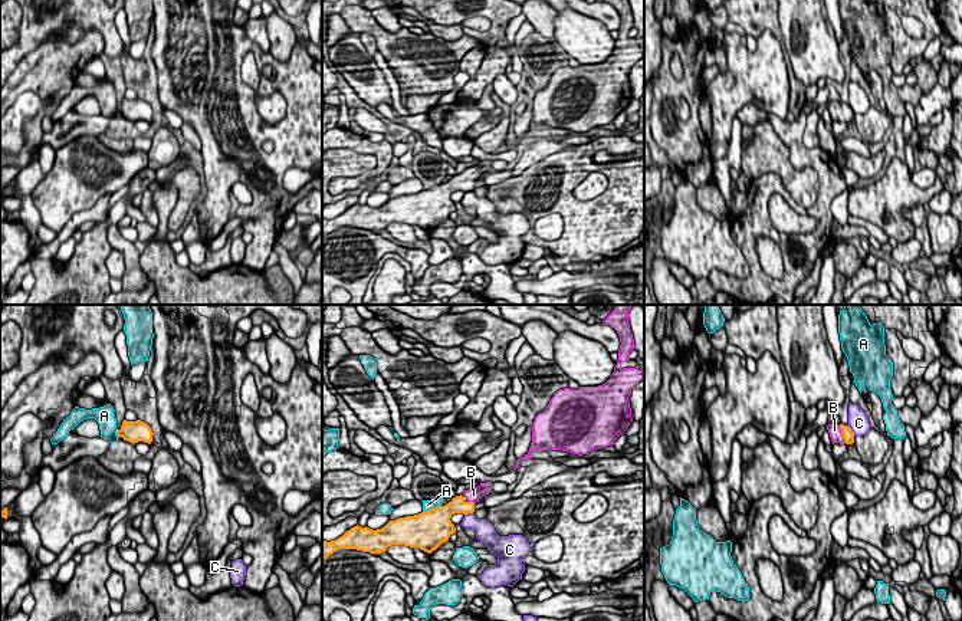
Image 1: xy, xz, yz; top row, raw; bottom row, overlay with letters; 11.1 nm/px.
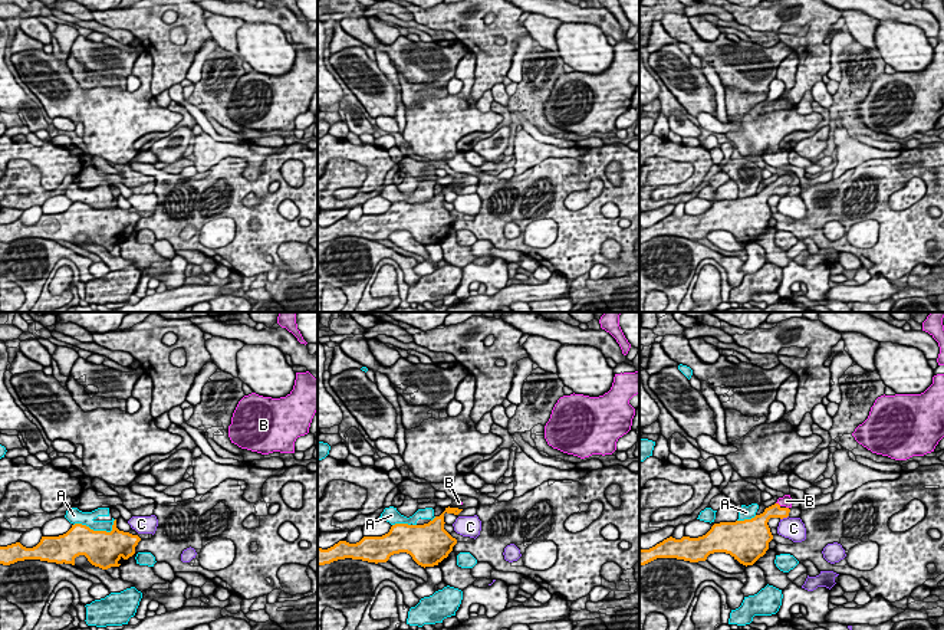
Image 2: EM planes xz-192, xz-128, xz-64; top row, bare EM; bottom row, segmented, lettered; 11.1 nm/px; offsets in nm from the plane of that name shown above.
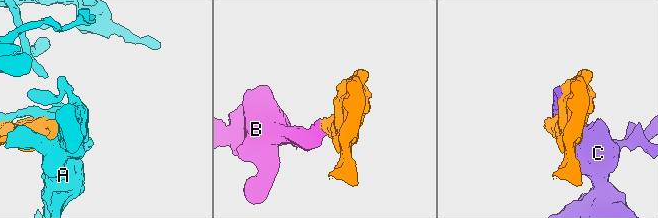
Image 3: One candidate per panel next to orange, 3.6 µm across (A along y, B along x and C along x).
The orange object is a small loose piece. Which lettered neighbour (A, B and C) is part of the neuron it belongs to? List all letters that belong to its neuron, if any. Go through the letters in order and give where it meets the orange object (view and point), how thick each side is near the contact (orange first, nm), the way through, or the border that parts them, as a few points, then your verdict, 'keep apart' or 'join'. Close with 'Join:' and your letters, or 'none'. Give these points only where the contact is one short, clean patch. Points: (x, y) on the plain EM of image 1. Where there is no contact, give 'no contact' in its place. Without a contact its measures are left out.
A: contact xz (432, 187); calibres 440 and 130 nm; keep apart
B: contact yz (841, 111); calibres 130 and 140 nm; way yz (847, 112), (841, 111), (834, 108); join
C: contact yz (850, 108); calibres 130 and 220 nm; keep apart
Join: B

